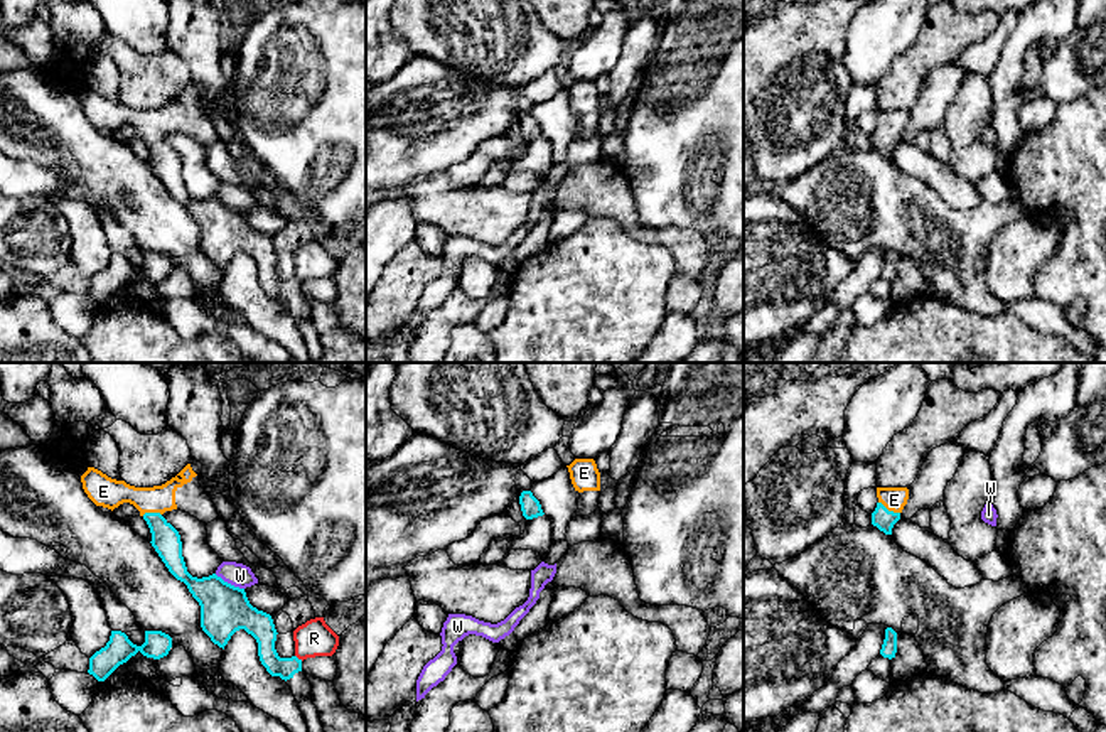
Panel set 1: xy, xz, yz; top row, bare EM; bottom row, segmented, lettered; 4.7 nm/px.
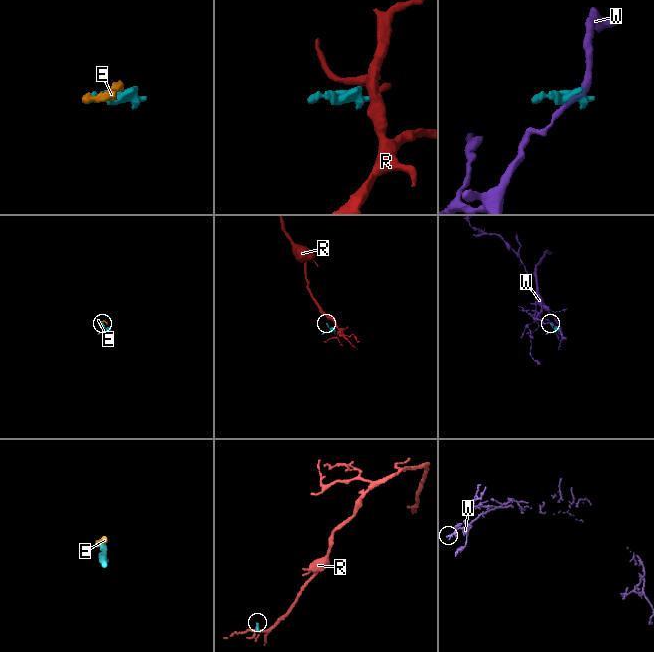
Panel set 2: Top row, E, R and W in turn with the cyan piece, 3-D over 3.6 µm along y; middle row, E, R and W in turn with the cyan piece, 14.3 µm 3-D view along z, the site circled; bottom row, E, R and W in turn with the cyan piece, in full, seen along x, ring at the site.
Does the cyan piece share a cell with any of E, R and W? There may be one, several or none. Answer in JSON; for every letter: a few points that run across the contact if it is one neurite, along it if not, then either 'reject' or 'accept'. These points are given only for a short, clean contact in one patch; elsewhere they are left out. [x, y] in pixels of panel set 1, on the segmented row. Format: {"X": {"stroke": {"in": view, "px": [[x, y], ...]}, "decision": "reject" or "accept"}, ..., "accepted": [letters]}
{"E": {"stroke": {"in": "yz", "px": [[882, 518], [887, 510], [894, 500]]}, "decision": "accept"}, "R": {"stroke": {"in": "xy", "px": [[295, 655], [302, 660]]}, "decision": "reject"}, "W": {"stroke": {"in": "xy", "px": [[214, 574], [243, 589]]}, "decision": "reject"}, "accepted": ["E"]}

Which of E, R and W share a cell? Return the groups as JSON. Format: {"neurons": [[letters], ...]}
{"neurons": [["E"], ["R"], ["W"]]}

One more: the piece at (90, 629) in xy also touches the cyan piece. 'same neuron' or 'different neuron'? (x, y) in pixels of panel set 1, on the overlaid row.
different neuron

